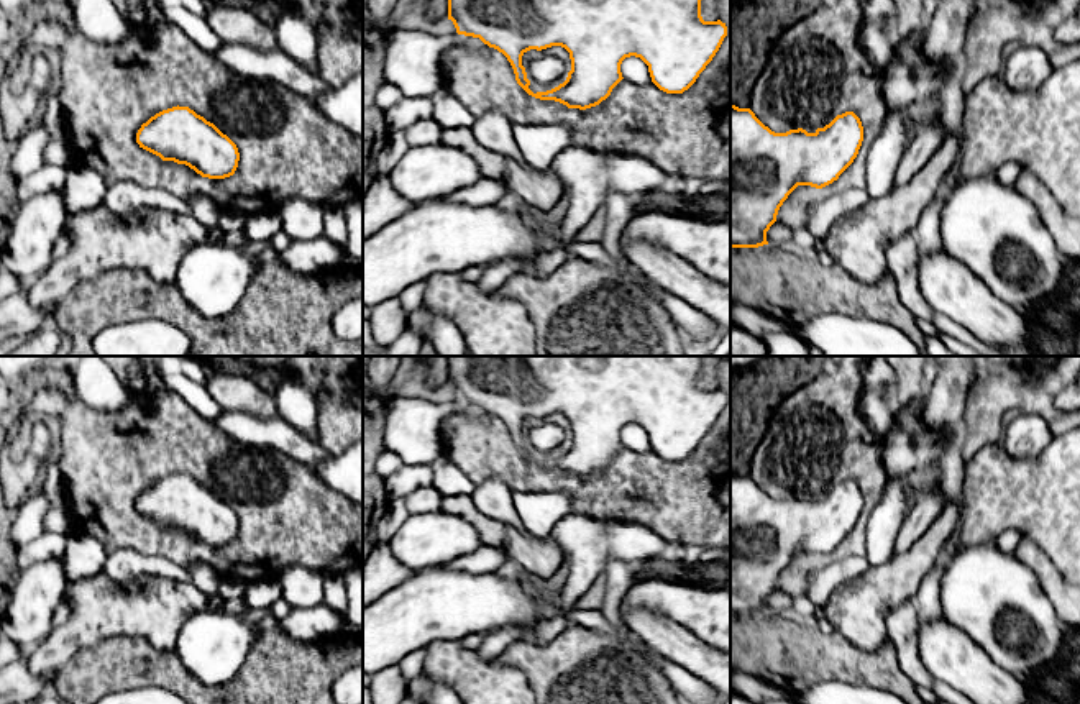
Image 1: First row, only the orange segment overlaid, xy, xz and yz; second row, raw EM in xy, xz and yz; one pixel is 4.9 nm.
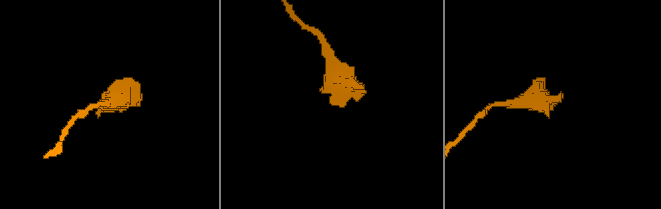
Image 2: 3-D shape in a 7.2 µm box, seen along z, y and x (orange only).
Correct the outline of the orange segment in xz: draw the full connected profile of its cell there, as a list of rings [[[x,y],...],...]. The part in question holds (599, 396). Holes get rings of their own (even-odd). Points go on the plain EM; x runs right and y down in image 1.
[[[445,356],[448,363],[448,387],[456,400],[479,405],[489,415],[502,420],[510,430],[517,451],[532,464],[555,468],[568,476],[586,478],[606,468],[624,446],[620,432],[625,425],[640,425],[652,450],[666,461],[688,458],[719,418],[727,394],[721,387],[704,389],[701,368],[704,356]],[[561,414],[570,420],[571,438],[558,455],[533,461],[529,453],[522,423],[530,417]]]

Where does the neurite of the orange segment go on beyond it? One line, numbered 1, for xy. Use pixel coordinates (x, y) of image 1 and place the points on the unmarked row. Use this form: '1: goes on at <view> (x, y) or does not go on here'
1: does not go on here

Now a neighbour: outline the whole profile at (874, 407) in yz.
[[[862,391],[858,410],[878,438],[885,438],[899,420],[899,415],[891,412],[888,399],[875,391]]]

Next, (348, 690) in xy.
[[[353,665],[332,688],[340,704],[363,704],[363,665]]]

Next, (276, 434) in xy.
[[[223,409],[213,425],[243,445],[276,450],[310,466],[317,474],[320,466],[333,456],[281,417],[261,418],[253,412]]]

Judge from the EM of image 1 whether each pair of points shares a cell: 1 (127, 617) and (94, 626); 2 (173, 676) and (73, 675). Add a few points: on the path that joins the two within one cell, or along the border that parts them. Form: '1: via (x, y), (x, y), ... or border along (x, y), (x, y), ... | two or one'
1: via (118, 617), (102, 617) | one
2: via (148, 667), (107, 667), (97, 672) | one

